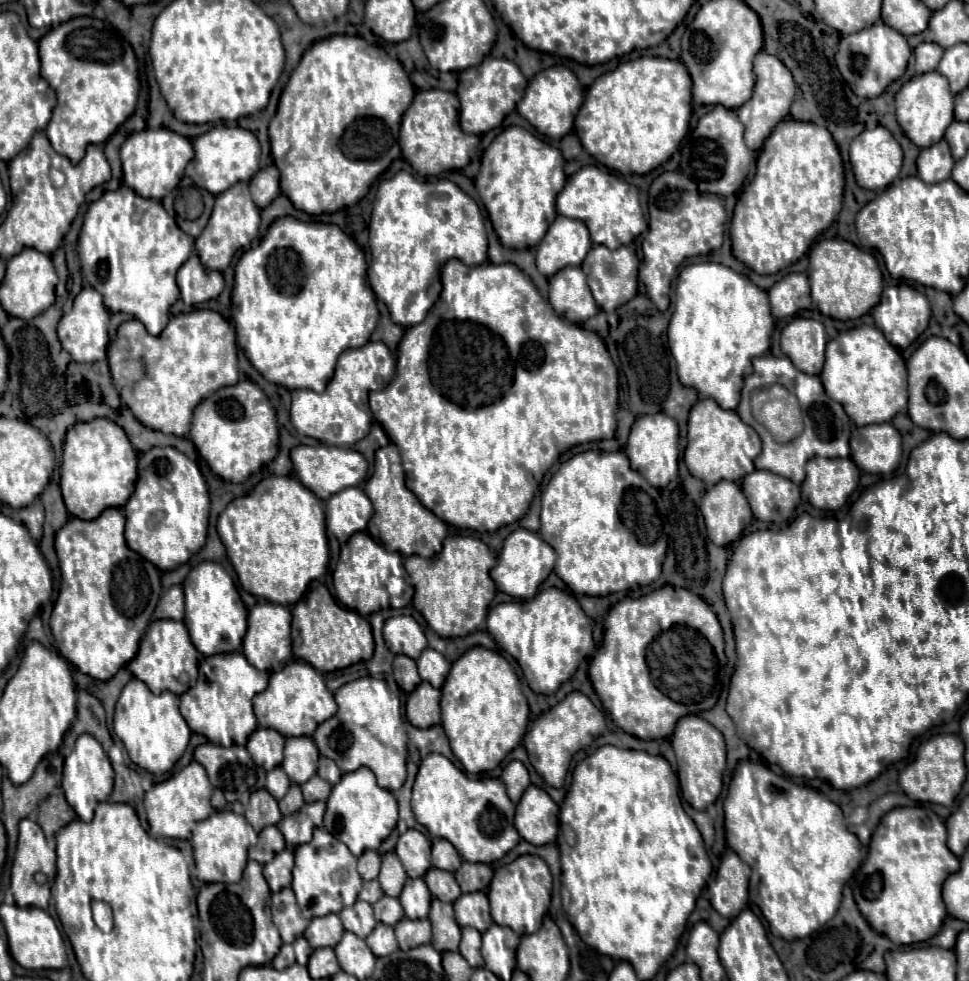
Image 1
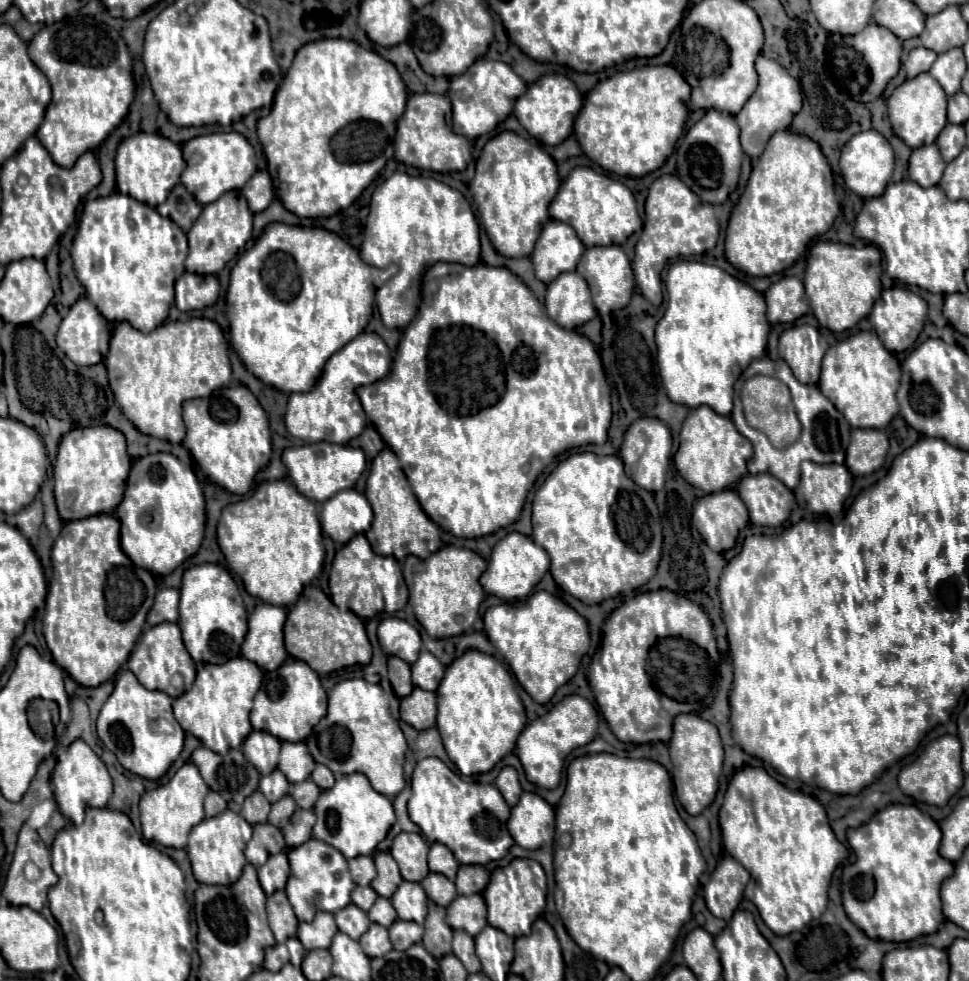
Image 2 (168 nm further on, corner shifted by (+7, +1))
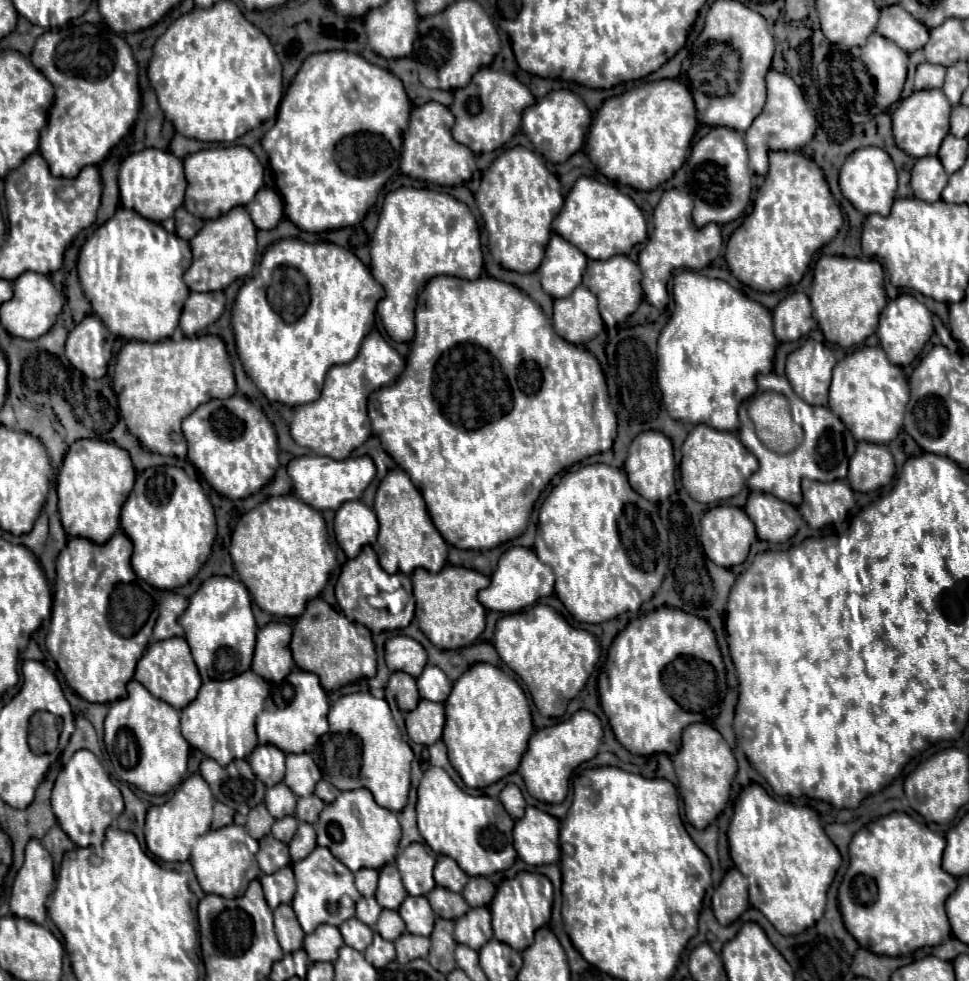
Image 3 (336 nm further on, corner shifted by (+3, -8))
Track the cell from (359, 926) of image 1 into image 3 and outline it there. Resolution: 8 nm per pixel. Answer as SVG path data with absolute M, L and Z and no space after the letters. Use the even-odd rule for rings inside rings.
M352 917L350 921L344 921L340 925L340 933L344 937L344 943L358 949L358 951L364 951L370 945L372 935L374 935L372 929L366 923L358 921L356 917Z

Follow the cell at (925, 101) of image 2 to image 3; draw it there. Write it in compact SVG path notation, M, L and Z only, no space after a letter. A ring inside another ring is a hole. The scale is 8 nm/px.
M930 89L930 91L916 91L910 97L906 97L900 107L891 114L892 131L894 131L894 141L896 145L906 151L910 157L928 157L936 155L940 149L942 139L948 135L950 125L950 103L946 101L946 95L940 89Z

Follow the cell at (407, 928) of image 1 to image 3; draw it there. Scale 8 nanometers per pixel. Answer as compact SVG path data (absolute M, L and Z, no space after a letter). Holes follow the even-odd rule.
M404 933L402 937L398 937L398 941L394 941L394 947L396 947L396 961L406 963L406 961L412 961L414 957L426 959L426 953L430 951L430 939Z

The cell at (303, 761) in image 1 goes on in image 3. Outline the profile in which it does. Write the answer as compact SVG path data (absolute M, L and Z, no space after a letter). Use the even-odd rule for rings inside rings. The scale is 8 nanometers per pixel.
M308 753L287 754L286 771L283 782L298 795L298 797L308 797L314 793L316 783L320 781L322 773L312 761Z

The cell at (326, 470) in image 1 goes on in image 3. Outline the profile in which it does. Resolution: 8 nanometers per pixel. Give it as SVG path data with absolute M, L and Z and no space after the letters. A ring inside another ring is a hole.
M304 455L304 457L294 457L288 463L288 475L292 479L294 495L300 501L306 501L306 505L318 511L324 511L324 509L336 511L342 503L362 497L364 489L372 483L376 475L376 465L368 455L350 457L344 461L334 461L330 457L320 457L320 455Z

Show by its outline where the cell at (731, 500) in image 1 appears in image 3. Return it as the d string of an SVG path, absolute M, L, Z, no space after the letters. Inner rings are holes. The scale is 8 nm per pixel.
M714 507L708 509L702 515L702 547L706 557L710 557L710 561L714 561L720 567L732 567L732 565L740 565L746 561L748 553L750 553L750 545L756 541L756 531L754 531L754 523L746 517L746 513L738 507Z

